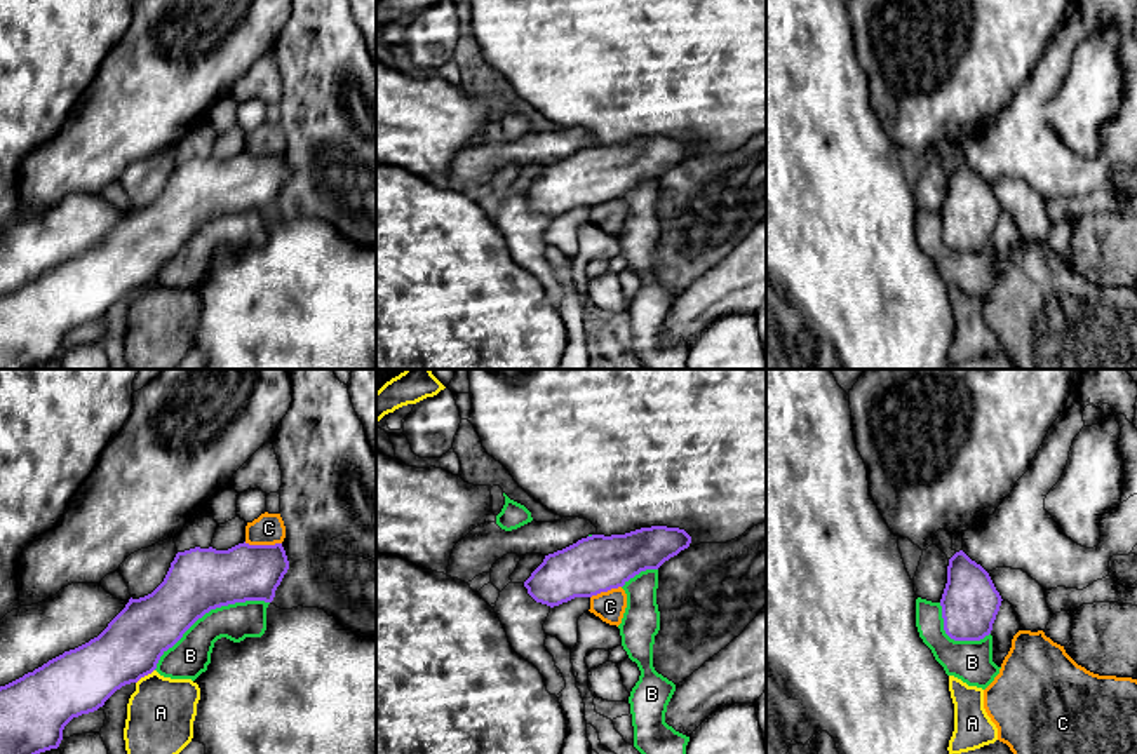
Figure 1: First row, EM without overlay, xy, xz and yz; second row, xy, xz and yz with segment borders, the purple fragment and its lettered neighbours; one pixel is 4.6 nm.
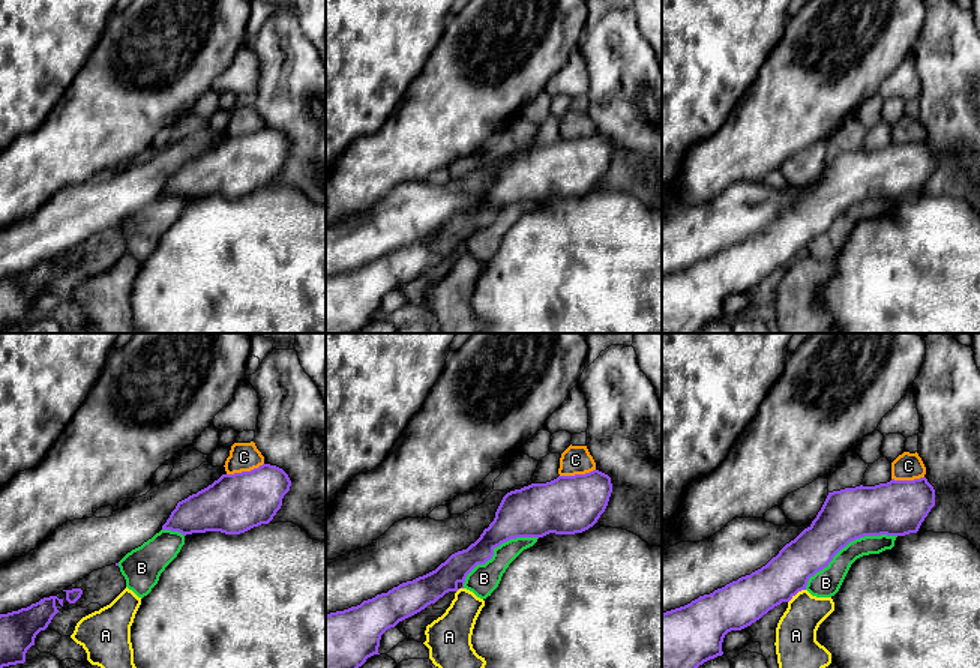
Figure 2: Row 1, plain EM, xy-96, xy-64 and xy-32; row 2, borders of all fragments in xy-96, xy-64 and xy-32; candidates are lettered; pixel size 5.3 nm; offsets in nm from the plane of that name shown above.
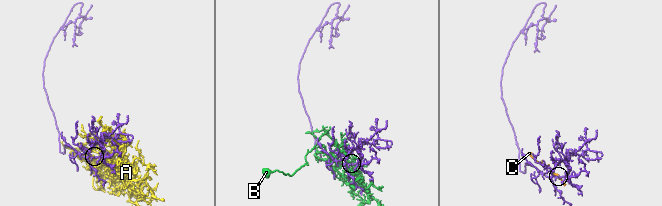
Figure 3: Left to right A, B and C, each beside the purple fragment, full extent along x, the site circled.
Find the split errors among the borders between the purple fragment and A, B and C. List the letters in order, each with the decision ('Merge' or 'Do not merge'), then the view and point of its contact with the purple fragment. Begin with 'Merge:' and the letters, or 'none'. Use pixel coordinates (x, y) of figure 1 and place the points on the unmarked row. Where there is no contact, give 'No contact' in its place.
Merge: none
A: Do not merge. Touches purple at xy (145, 284)
B: Do not merge. Touches purple at xy (208, 222)
C: Do not merge. Touches purple at xy (263, 155)

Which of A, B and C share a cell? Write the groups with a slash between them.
A / B / C

